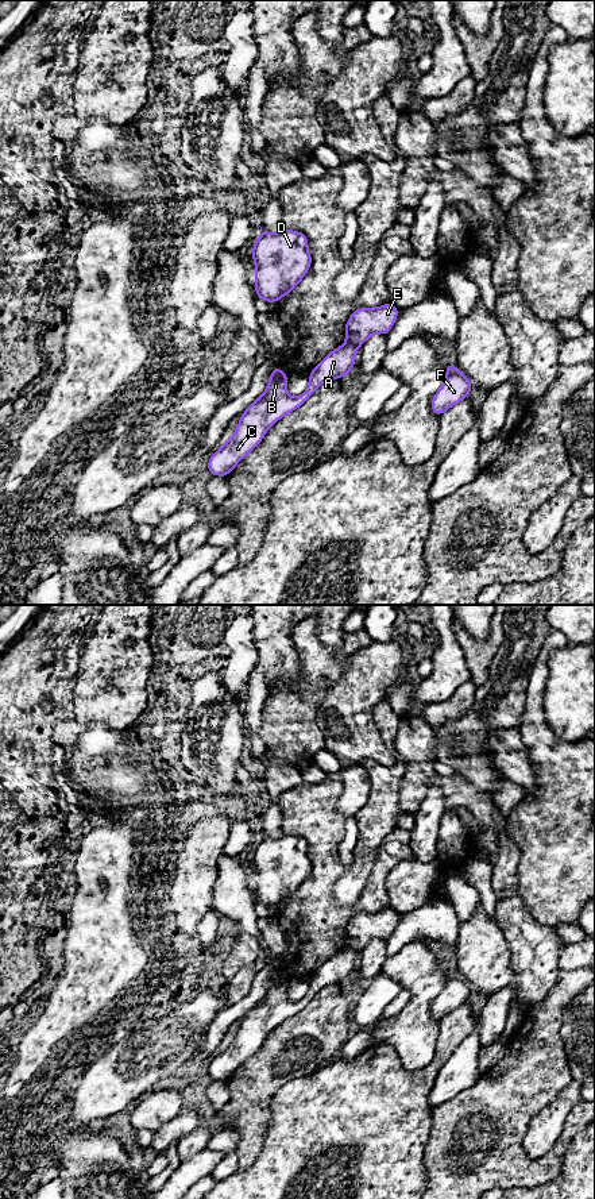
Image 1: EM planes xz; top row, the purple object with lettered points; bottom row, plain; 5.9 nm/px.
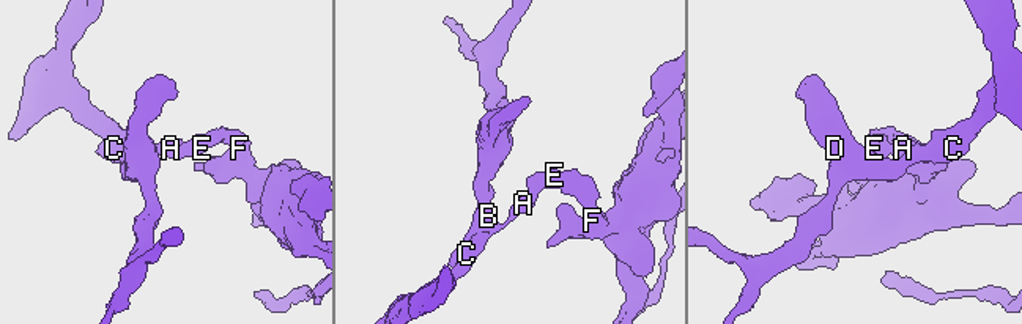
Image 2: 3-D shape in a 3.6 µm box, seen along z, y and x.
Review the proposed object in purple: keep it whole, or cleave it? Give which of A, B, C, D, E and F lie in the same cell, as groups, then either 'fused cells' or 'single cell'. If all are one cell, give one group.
A B C D / E F; fused cells

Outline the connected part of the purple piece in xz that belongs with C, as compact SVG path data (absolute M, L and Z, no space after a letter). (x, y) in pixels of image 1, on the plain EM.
M344 948L329 957L310 976L309 990L300 1002L287 999L287 980L279 971L275 972L271 976L267 994L244 1015L233 1041L210 1061L206 1072L209 1077L227 1082L262 1046L275 1026L301 1011L322 987L348 980L355 969L356 956L356 951Z

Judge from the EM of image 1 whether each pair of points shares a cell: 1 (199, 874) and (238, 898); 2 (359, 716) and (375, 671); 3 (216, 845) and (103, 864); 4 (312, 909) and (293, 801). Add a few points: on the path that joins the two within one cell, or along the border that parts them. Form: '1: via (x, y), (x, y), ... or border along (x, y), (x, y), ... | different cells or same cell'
1: border along (223, 855), (217, 862), (217, 876), (211, 895) | different cells
2: via (359, 705), (359, 690), (364, 682) | same cell
3: border along (181, 845), (176, 854), (174, 868) | different cells
4: via (320, 882), (319, 828) | same cell

